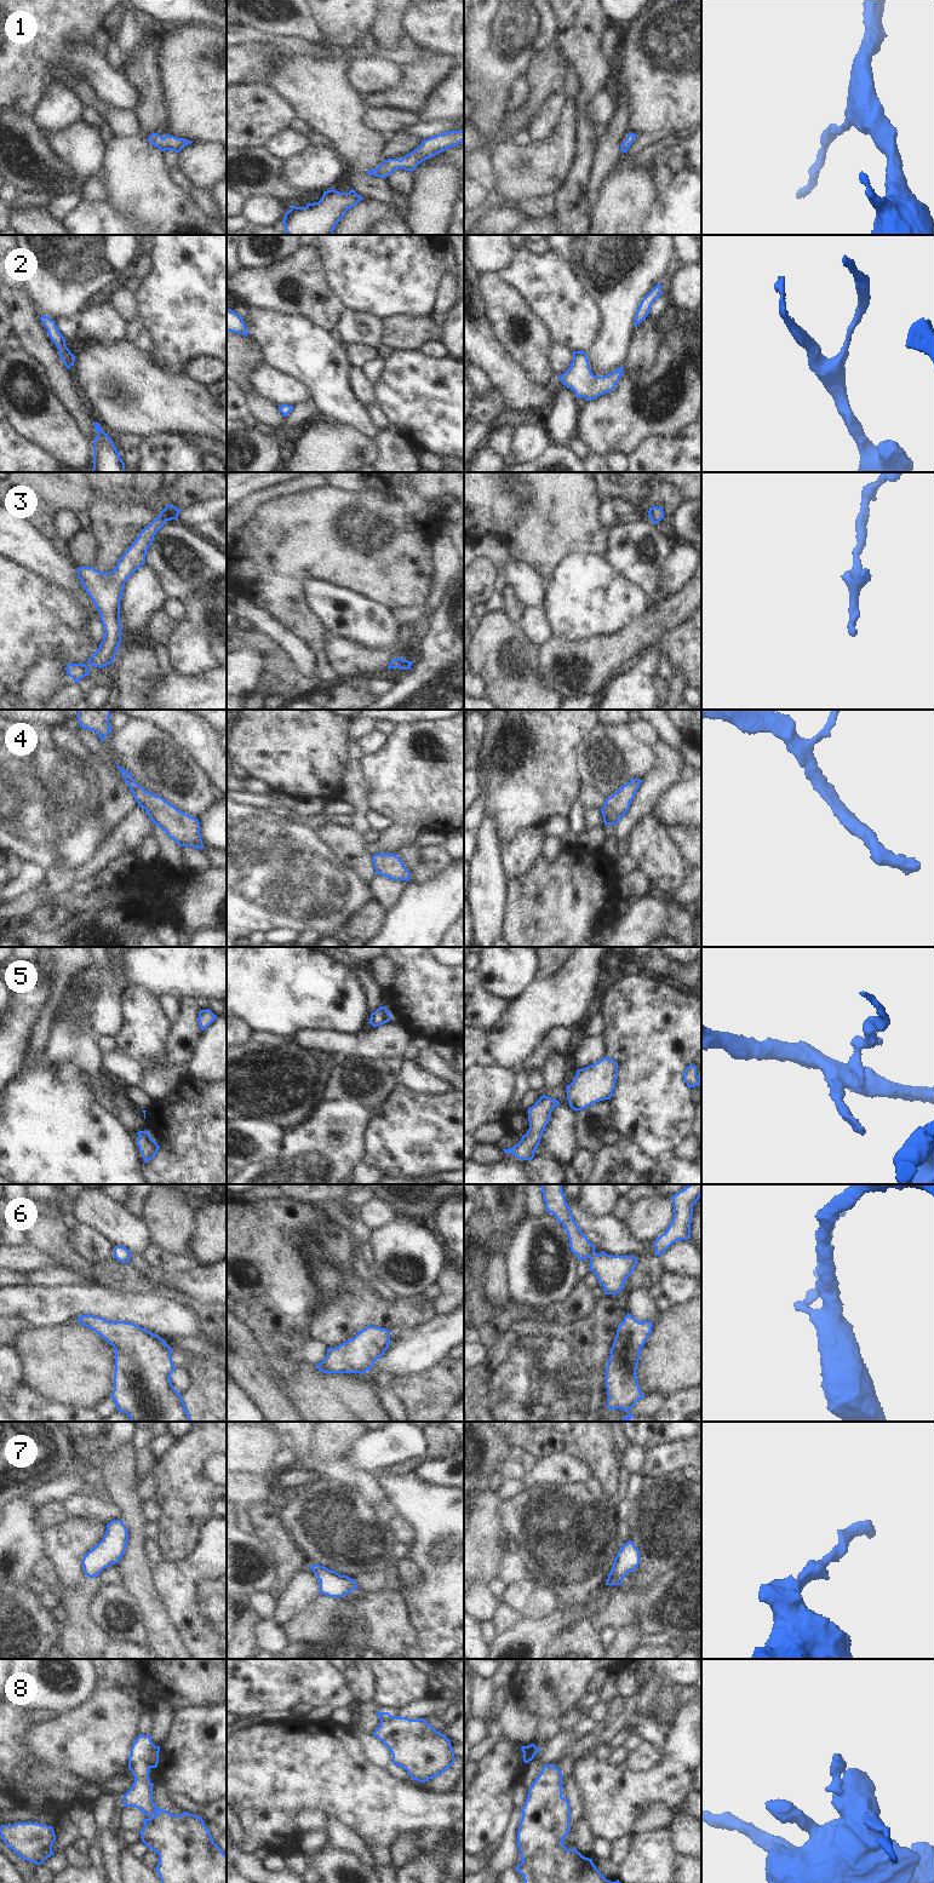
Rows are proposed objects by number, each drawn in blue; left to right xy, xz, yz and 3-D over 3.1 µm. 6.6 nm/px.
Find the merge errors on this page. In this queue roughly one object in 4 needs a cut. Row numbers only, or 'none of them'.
8

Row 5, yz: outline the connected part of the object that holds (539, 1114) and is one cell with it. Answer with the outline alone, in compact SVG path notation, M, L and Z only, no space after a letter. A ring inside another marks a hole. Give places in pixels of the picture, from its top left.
M545 1095L540 1096L535 1104L527 1110L529 1121L527 1133L523 1135L521 1141L512 1148L503 1149L504 1153L512 1153L516 1158L522 1160L532 1160L537 1147L540 1144L551 1112L556 1106L561 1106L557 1100Z

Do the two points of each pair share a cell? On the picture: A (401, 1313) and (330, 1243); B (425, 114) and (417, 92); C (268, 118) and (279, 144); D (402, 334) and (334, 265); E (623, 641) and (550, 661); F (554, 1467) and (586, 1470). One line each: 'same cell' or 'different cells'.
A: same cell
B: different cells
C: different cells
D: different cells
E: same cell
F: same cell

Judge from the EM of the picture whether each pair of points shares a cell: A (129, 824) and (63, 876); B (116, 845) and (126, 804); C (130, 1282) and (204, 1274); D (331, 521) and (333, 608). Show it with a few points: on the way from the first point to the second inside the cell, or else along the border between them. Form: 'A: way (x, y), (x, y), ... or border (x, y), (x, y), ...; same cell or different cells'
A: way (116, 840), (89, 868), (80, 872); same cell
B: border (138, 805), (107, 837); different cells
C: border (147, 1276), (158, 1284), (170, 1285), (179, 1291); different cells
D: border (305, 581), (311, 578), (325, 579), (359, 592); different cells

